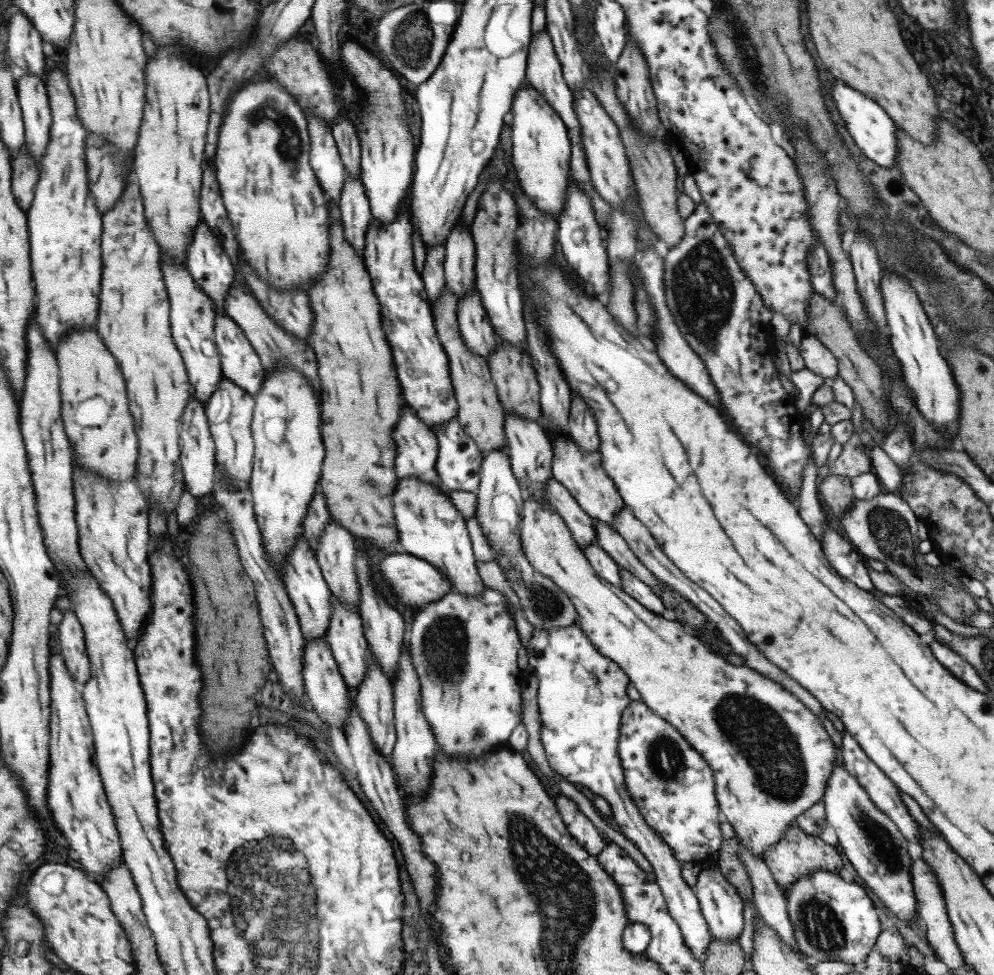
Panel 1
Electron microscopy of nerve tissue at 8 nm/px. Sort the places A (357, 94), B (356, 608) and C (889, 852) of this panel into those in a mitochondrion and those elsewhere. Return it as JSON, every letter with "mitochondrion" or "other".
{"A":"other","B":"other","C":"mitochondrion"}

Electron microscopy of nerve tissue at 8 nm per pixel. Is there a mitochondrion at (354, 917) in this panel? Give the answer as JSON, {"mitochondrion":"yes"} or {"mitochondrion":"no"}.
{"mitochondrion":"no"}

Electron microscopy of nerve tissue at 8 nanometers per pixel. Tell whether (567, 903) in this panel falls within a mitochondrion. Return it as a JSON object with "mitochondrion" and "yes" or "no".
{"mitochondrion":"yes"}

